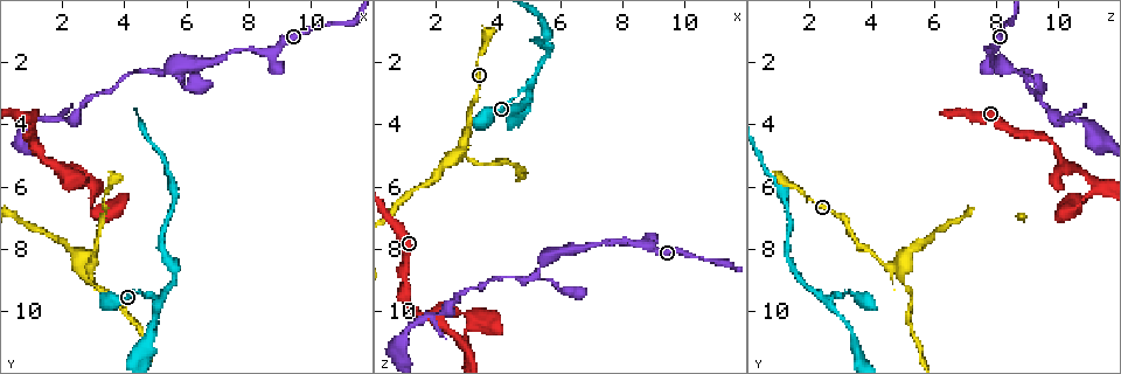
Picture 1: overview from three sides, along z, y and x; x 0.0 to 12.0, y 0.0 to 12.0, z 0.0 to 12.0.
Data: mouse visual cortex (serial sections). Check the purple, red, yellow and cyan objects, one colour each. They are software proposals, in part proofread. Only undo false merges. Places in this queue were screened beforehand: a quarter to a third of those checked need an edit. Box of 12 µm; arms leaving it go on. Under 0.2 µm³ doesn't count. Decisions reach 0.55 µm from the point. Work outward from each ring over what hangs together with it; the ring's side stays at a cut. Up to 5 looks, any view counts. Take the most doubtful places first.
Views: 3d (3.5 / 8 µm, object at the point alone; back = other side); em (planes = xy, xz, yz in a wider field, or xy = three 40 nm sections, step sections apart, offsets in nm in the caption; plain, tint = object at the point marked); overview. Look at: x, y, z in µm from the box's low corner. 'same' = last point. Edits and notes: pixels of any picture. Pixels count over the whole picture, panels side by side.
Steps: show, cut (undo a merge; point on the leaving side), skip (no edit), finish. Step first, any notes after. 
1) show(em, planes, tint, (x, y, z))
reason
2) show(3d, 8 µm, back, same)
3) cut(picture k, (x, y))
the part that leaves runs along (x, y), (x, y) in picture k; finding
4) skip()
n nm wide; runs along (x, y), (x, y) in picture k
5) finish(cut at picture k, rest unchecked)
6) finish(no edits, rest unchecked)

show(3d, 3.5 µm, (2.8, 8.6, 4.9))
abrupt turn

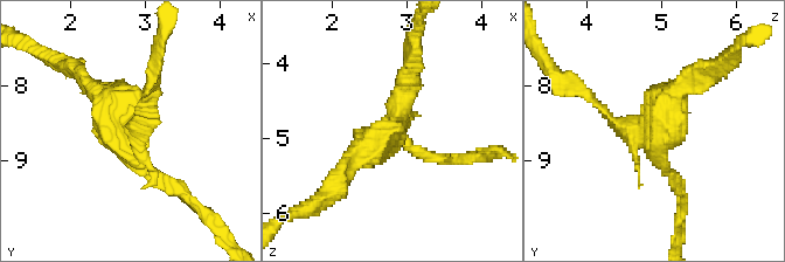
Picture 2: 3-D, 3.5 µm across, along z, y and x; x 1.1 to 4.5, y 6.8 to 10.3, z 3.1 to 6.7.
show(em, planes, tint, (2.85, 8.60, 4.90))
shape alone is not enough

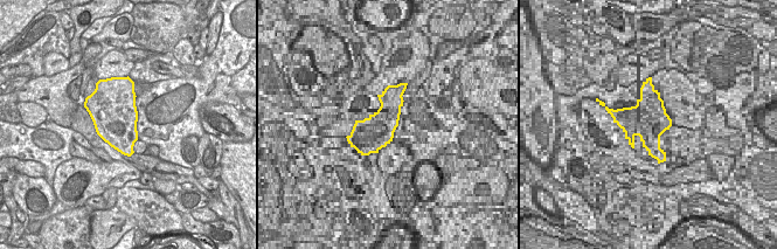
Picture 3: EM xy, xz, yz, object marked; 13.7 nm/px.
show(em, xy, step 2, tint, same)
another direction

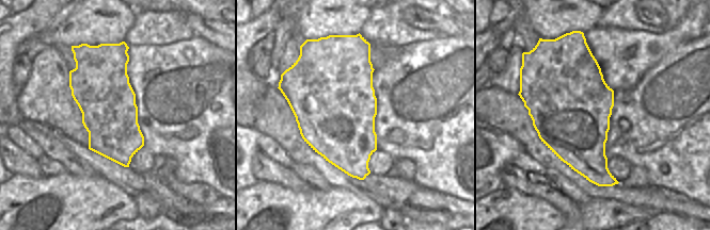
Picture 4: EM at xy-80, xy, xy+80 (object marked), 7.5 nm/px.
cut(picture 2, (709, 80))
the part that leaves runs along (674, 92), (695, 85), (741, 42) in picture 2; two cells meet here

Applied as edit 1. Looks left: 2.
show(3d, 3.5 µm, (4.3, 2.2, 9.0))
a narrow waist

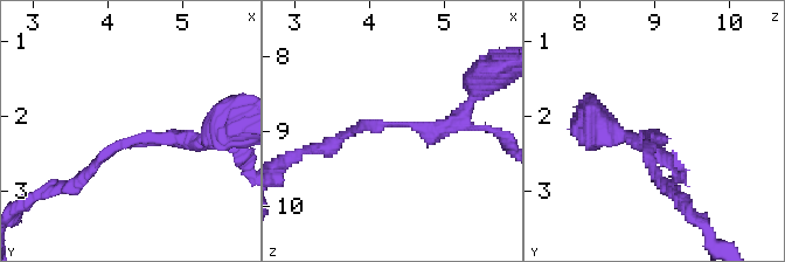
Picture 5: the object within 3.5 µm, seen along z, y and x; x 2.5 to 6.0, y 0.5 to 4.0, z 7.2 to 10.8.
show(em, xy, step 1, tint, (4.35, 2.30, 8.95))
arms of 150, 250 nm; now the EM

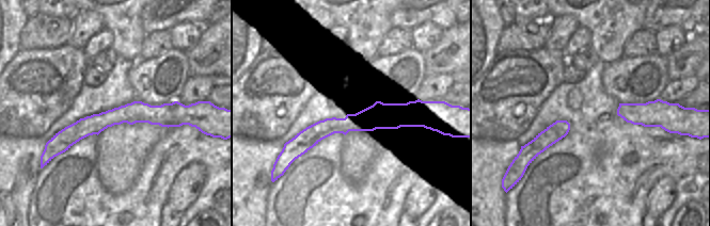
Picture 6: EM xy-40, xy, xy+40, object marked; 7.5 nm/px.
skip()
runs along (206, 137), (133, 137), (73, 187) in picture 5; continuous, no second cell

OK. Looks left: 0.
finish(cut at picture 2, rest unchecked)

